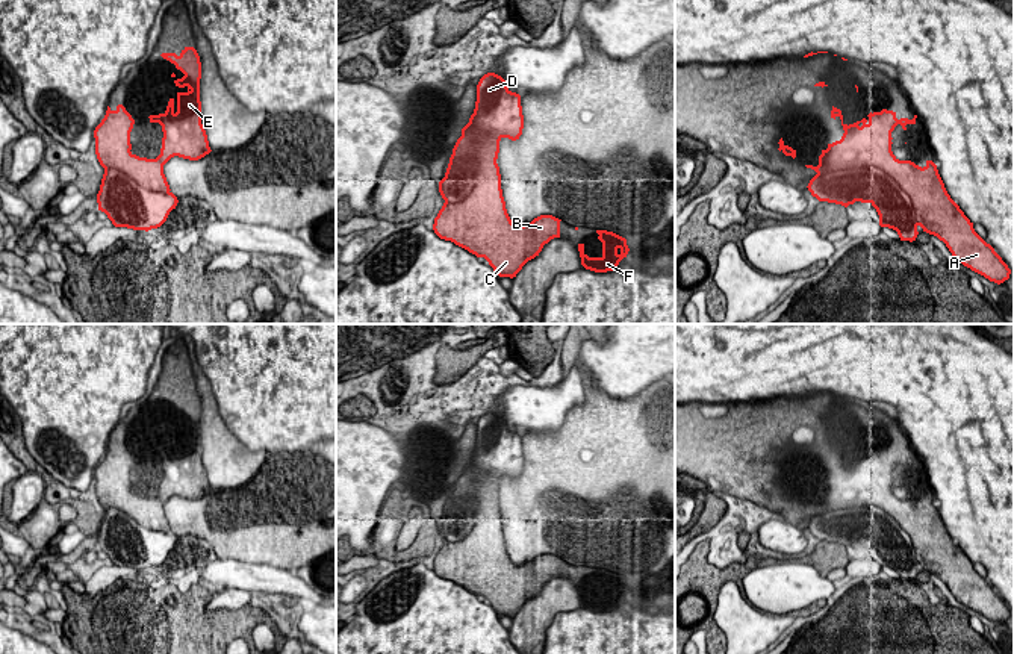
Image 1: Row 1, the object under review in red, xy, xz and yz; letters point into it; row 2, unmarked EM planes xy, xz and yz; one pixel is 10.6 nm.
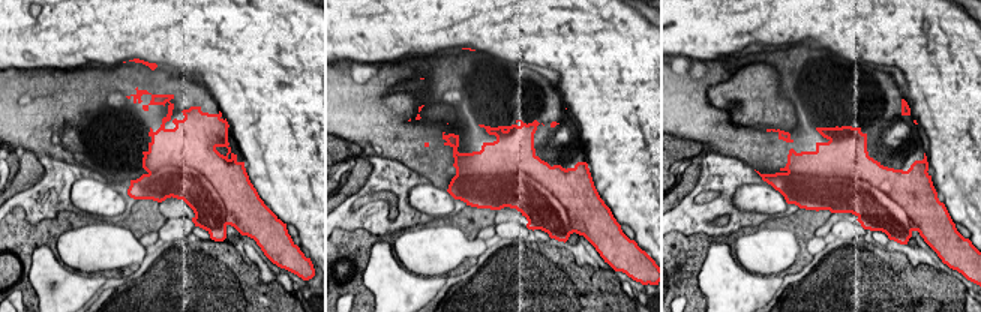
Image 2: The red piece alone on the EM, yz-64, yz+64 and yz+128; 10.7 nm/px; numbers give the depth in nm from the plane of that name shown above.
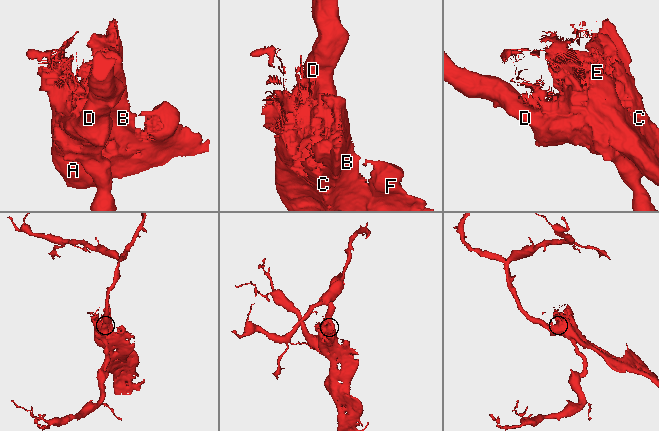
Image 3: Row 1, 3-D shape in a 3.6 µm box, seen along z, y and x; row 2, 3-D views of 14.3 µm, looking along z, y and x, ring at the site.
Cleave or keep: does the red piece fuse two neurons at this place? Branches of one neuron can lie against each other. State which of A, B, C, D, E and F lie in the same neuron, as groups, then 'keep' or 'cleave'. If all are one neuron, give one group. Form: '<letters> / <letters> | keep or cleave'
A B C E F / D | cleave

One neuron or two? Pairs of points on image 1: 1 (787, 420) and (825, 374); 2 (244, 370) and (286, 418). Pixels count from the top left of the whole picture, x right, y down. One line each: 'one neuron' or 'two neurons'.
1: two neurons
2: one neuron

